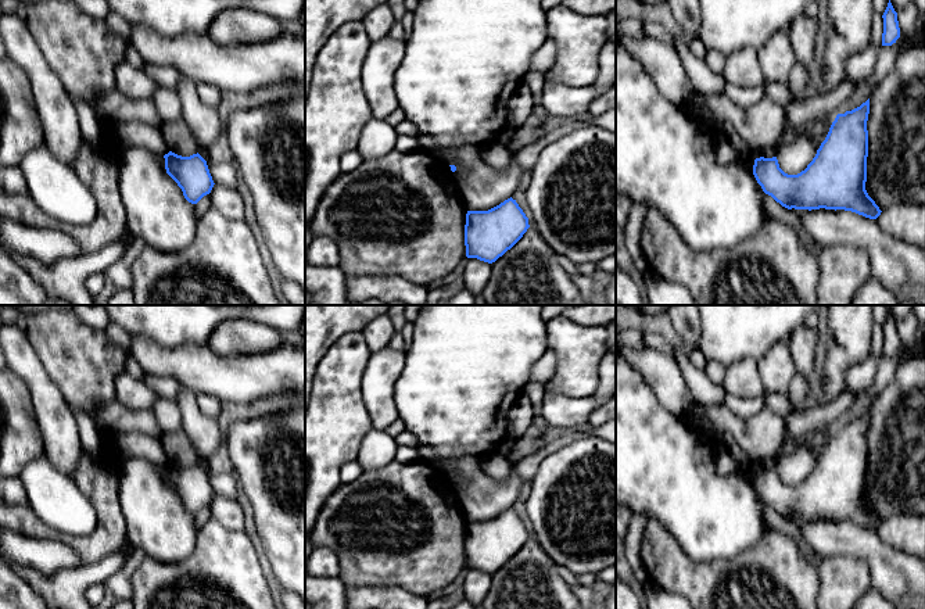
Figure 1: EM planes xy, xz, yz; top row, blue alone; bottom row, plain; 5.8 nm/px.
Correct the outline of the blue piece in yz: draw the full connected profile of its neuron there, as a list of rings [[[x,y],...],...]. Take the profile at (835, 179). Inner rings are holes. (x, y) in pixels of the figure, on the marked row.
[[[870,98],[860,107],[838,114],[832,122],[825,140],[817,150],[815,157],[804,171],[797,175],[785,173],[777,157],[756,158],[753,175],[763,191],[788,209],[845,209],[876,219],[881,215],[879,207],[865,190]]]

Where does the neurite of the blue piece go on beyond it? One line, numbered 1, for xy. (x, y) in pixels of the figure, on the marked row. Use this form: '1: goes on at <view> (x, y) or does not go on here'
1: does not go on here

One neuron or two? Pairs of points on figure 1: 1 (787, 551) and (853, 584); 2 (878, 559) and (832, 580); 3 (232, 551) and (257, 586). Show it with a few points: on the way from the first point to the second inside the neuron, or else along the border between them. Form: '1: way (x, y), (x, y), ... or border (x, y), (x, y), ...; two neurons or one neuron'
1: border (816, 565), (818, 594); two neurons
2: border (835, 556), (859, 556), (867, 565), (872, 587); two neurons
3: way (232, 559), (248, 577); one neuron

